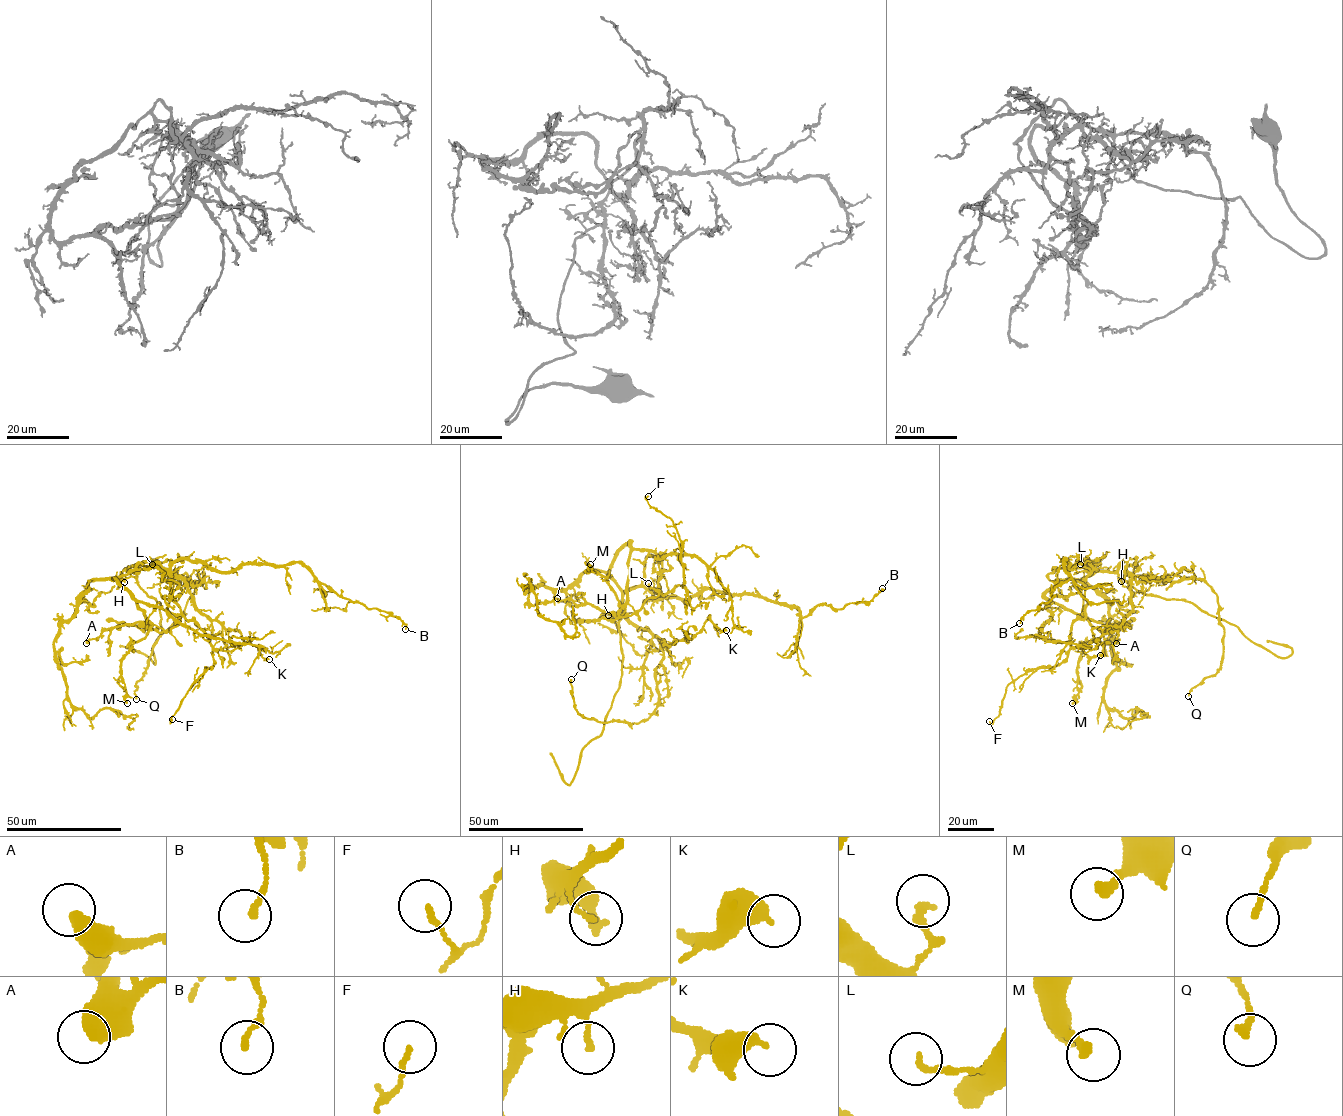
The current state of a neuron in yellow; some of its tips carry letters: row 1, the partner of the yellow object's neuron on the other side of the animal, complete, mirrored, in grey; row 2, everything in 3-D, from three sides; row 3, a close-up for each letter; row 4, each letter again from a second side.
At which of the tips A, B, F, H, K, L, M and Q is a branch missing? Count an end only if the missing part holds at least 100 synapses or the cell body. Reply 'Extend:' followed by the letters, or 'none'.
Extend: none

